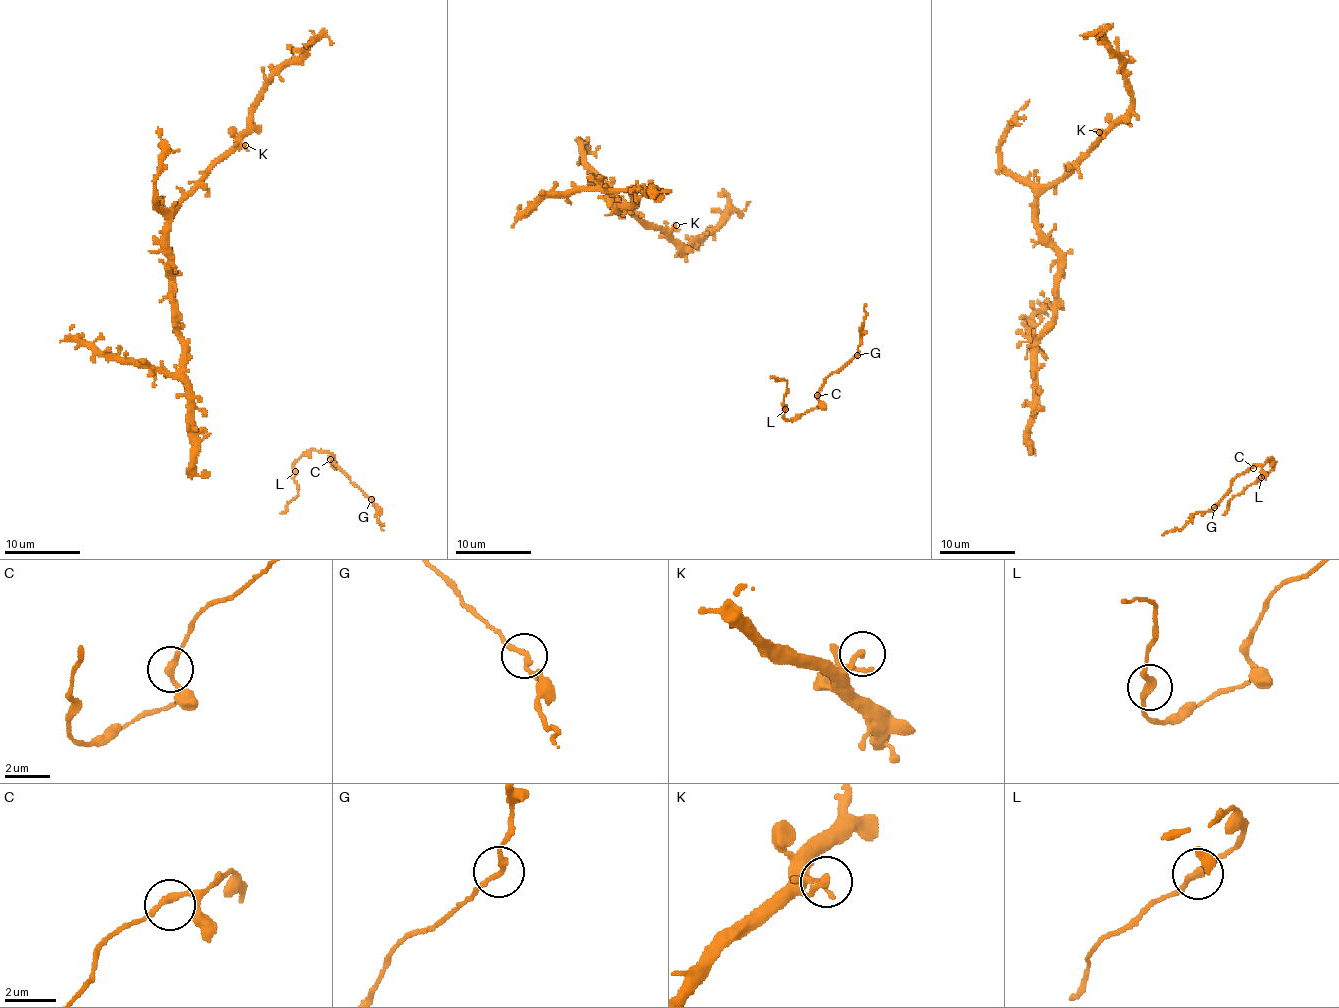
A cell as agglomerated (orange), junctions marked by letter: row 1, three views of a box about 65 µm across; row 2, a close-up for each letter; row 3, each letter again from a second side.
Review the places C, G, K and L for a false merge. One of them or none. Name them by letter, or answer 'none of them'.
none of them

